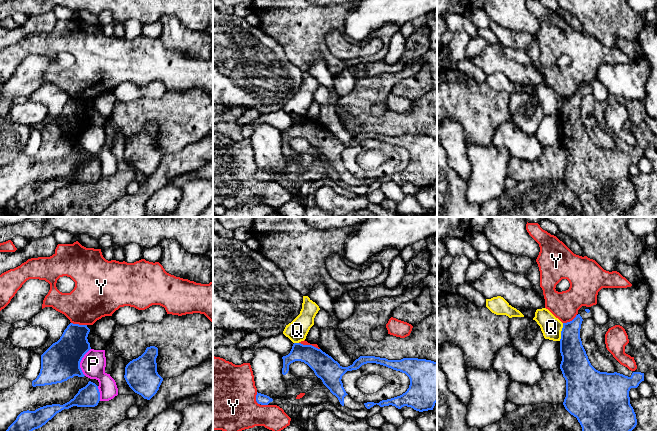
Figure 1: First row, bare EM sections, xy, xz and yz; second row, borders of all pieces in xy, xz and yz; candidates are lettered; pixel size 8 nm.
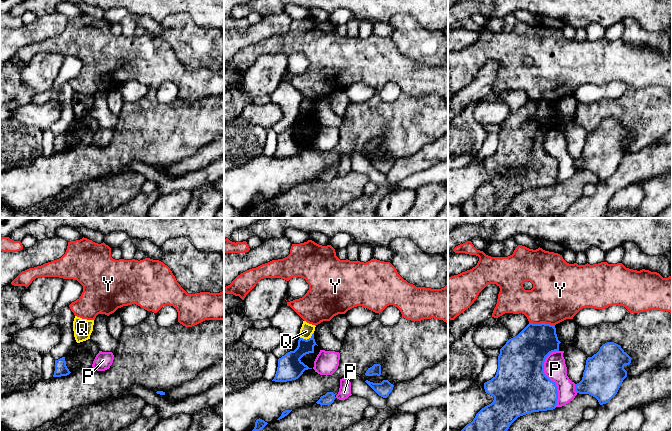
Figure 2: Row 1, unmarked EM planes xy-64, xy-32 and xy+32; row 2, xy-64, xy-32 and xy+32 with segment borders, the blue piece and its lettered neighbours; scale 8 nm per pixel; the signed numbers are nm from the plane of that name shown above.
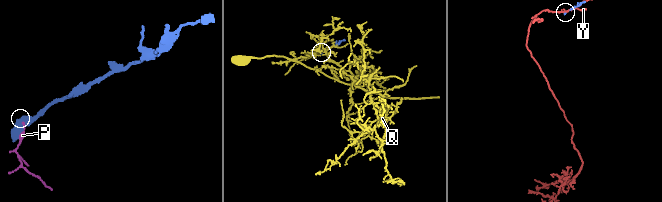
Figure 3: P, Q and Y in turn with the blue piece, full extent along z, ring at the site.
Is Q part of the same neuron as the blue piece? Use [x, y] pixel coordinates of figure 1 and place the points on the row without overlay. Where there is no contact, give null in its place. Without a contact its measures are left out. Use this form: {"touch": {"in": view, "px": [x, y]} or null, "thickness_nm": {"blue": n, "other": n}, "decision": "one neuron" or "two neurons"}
{"touch": {"in": "yz", "px": [561, 108]}, "thickness_nm": {"blue": 200, "other": 170}, "decision": "two neurons"}

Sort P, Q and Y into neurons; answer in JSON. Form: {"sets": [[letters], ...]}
{"sets": [["P"], ["Q"], ["Y"]]}

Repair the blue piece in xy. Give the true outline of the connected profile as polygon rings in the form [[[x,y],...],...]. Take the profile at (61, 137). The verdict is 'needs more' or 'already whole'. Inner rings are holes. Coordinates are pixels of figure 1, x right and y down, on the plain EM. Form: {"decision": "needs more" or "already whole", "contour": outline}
{"decision": "already whole", "contour": [[[70,99],[60,115],[41,131],[41,145],[32,162],[45,162],[67,157],[74,152],[84,153],[80,138],[91,125],[87,101]]]}

